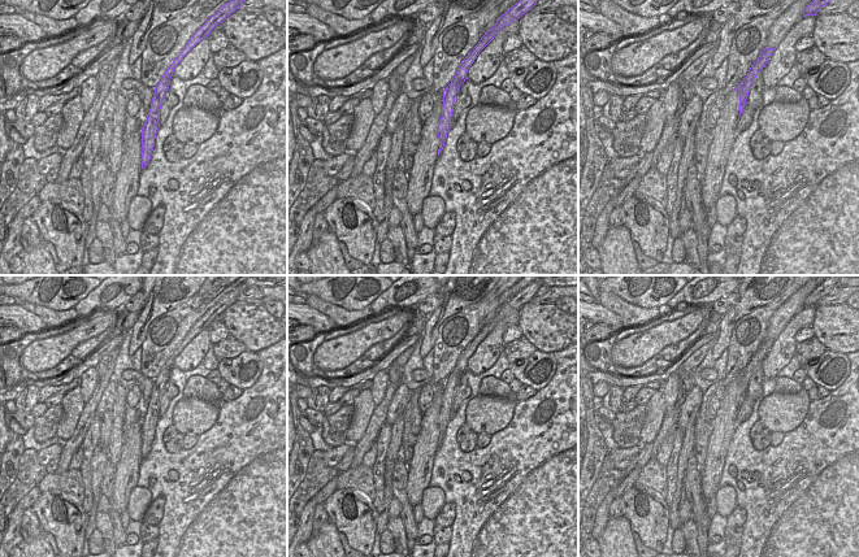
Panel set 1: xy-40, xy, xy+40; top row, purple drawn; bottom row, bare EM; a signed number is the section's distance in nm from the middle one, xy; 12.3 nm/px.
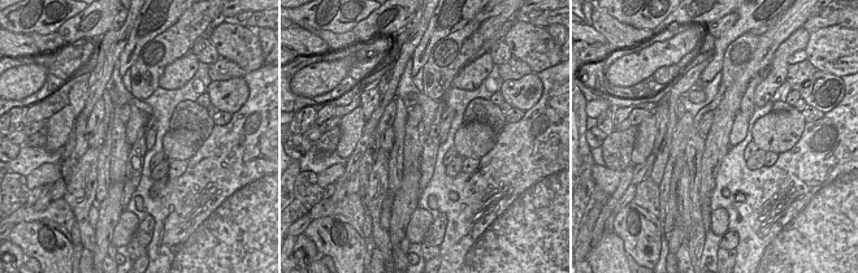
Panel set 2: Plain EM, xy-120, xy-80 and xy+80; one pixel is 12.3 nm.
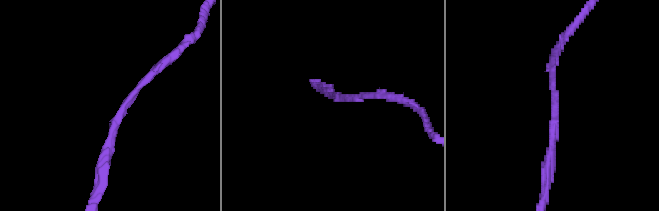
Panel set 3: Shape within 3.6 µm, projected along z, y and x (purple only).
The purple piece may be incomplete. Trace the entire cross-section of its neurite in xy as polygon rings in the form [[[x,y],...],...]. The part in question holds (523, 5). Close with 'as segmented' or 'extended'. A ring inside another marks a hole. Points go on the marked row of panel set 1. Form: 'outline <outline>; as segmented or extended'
outline [[[520,0],[512,8],[509,8],[504,14],[499,17],[496,23],[487,32],[485,32],[485,35],[481,38],[478,44],[461,61],[451,83],[443,91],[442,116],[439,119],[439,125],[437,127],[437,134],[439,138],[438,156],[444,147],[447,132],[451,129],[451,117],[452,117],[455,97],[460,90],[460,86],[468,79],[467,78],[468,69],[472,66],[480,52],[494,39],[494,36],[498,34],[499,30],[502,30],[504,26],[509,25],[511,22],[513,22],[515,19],[520,18],[522,14],[529,12],[535,4],[537,0]]]; as segmented

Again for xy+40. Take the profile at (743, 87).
outline [[[764,48],[756,61],[751,65],[749,73],[743,78],[743,80],[734,88],[738,91],[739,96],[739,116],[743,112],[743,108],[746,105],[746,99],[749,96],[750,87],[752,84],[752,80],[756,78],[758,73],[763,70],[763,68],[769,61],[775,48]]]; as segmented

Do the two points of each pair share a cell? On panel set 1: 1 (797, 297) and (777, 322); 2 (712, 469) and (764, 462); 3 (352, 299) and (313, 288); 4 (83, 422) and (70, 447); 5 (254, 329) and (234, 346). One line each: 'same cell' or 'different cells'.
1: same cell
2: different cells
3: same cell
4: same cell
5: different cells

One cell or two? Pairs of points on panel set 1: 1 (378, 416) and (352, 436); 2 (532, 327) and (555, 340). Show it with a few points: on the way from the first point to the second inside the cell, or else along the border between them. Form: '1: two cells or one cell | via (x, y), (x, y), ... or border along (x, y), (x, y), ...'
1: two cells | border along (376, 407), (365, 434), (350, 444)
2: one cell | via (537, 327), (541, 327), (550, 336)

